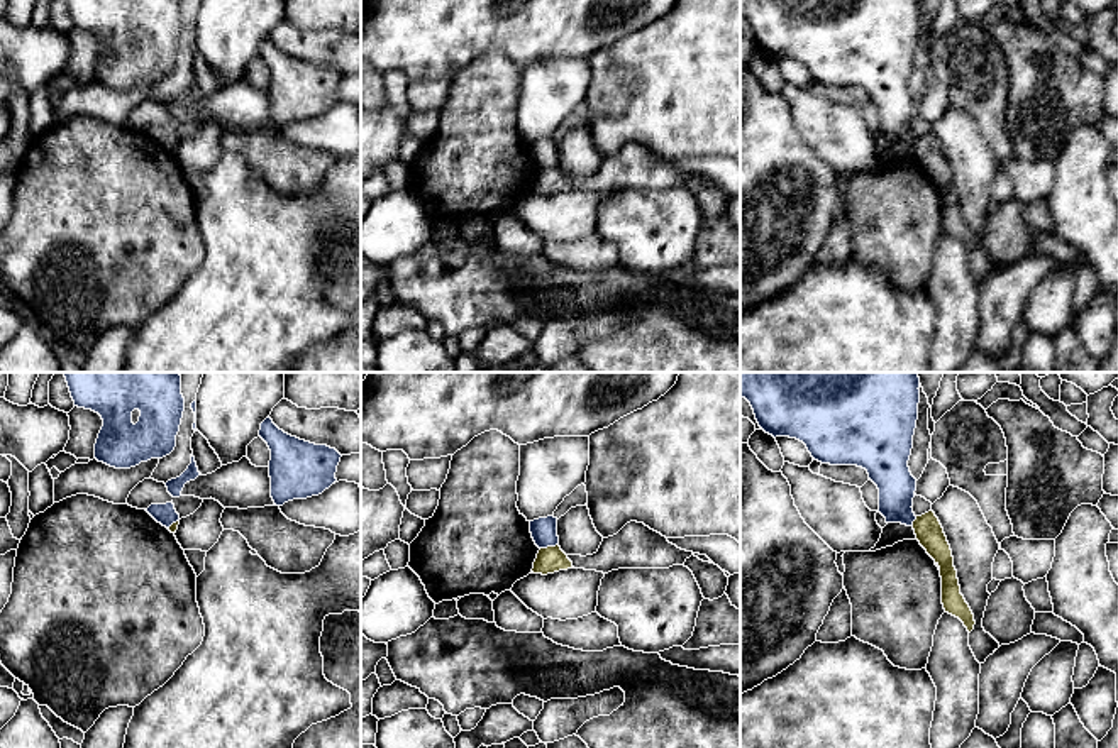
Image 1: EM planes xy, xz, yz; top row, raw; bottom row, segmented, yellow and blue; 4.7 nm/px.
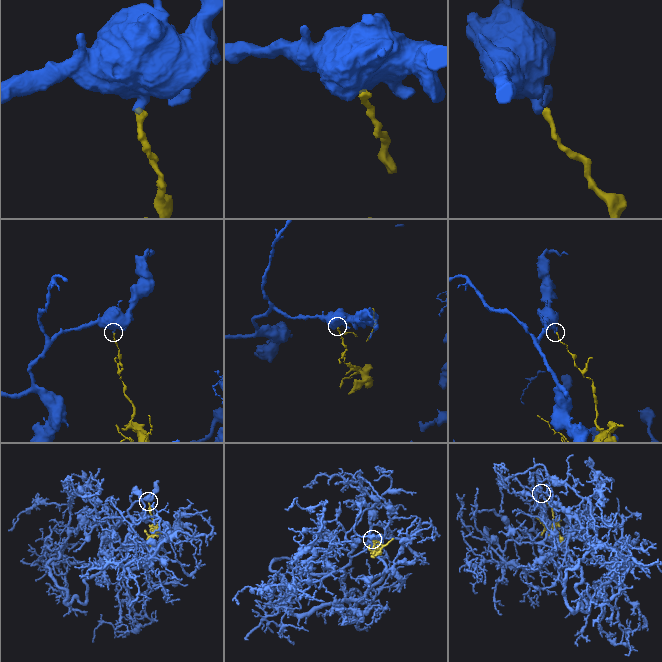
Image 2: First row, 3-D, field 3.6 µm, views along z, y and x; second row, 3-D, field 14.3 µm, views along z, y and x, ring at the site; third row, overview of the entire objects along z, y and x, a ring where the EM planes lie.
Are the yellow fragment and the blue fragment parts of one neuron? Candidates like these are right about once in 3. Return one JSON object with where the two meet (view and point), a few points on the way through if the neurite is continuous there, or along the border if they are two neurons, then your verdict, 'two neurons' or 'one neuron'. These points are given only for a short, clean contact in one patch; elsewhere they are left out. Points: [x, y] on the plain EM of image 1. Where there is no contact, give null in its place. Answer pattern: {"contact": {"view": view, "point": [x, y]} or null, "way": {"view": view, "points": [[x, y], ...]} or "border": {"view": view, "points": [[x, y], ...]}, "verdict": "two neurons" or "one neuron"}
{"contact": {"view": "xz", "point": [549, 168]}, "border": {"view": "xz", "points": [[558, 164], [541, 170]]}, "verdict": "two neurons"}

